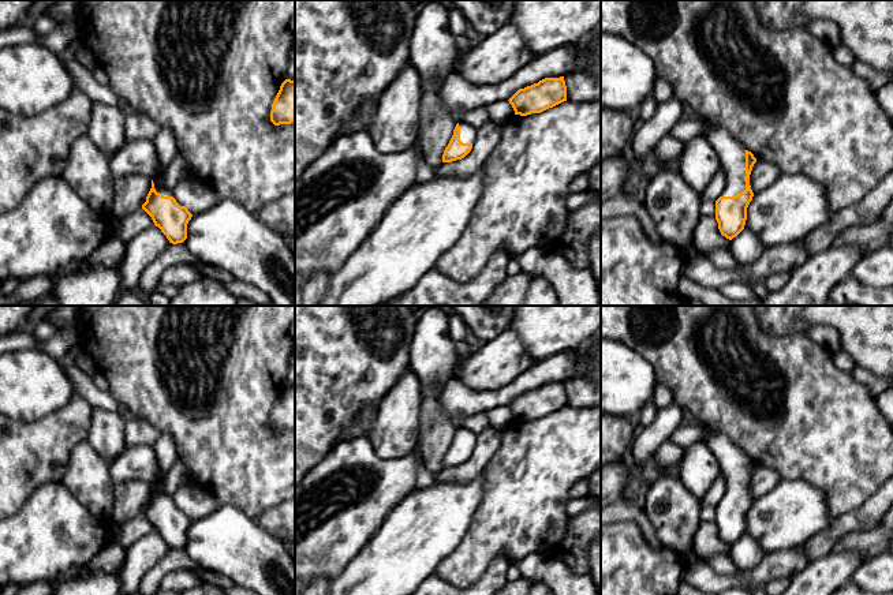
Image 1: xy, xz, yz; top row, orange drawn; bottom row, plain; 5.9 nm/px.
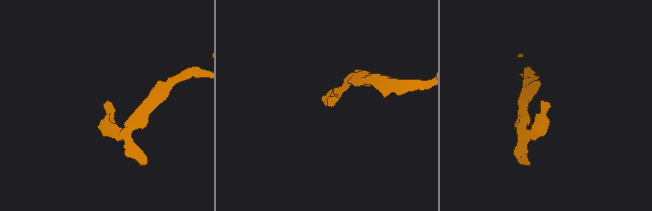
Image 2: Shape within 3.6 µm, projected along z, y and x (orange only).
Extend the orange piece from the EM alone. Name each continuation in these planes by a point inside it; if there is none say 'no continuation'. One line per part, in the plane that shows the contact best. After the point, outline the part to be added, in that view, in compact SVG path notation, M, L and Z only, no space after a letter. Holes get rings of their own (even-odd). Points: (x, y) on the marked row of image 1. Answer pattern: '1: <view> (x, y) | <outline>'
1: yz (732, 156) | M721 126L702 135L717 151L726 173L726 184L721 197L735 197L746 191L746 151L743 146Z

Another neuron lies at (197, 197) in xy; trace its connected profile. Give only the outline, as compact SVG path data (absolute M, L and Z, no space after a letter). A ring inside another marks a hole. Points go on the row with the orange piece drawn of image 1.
M190 175L183 176L172 190L173 198L180 206L186 206L191 214L209 210L221 198L206 184Z

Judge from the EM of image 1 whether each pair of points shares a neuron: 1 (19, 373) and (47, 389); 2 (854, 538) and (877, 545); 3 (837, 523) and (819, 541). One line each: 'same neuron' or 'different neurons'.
1: same neuron
2: same neuron
3: same neuron

